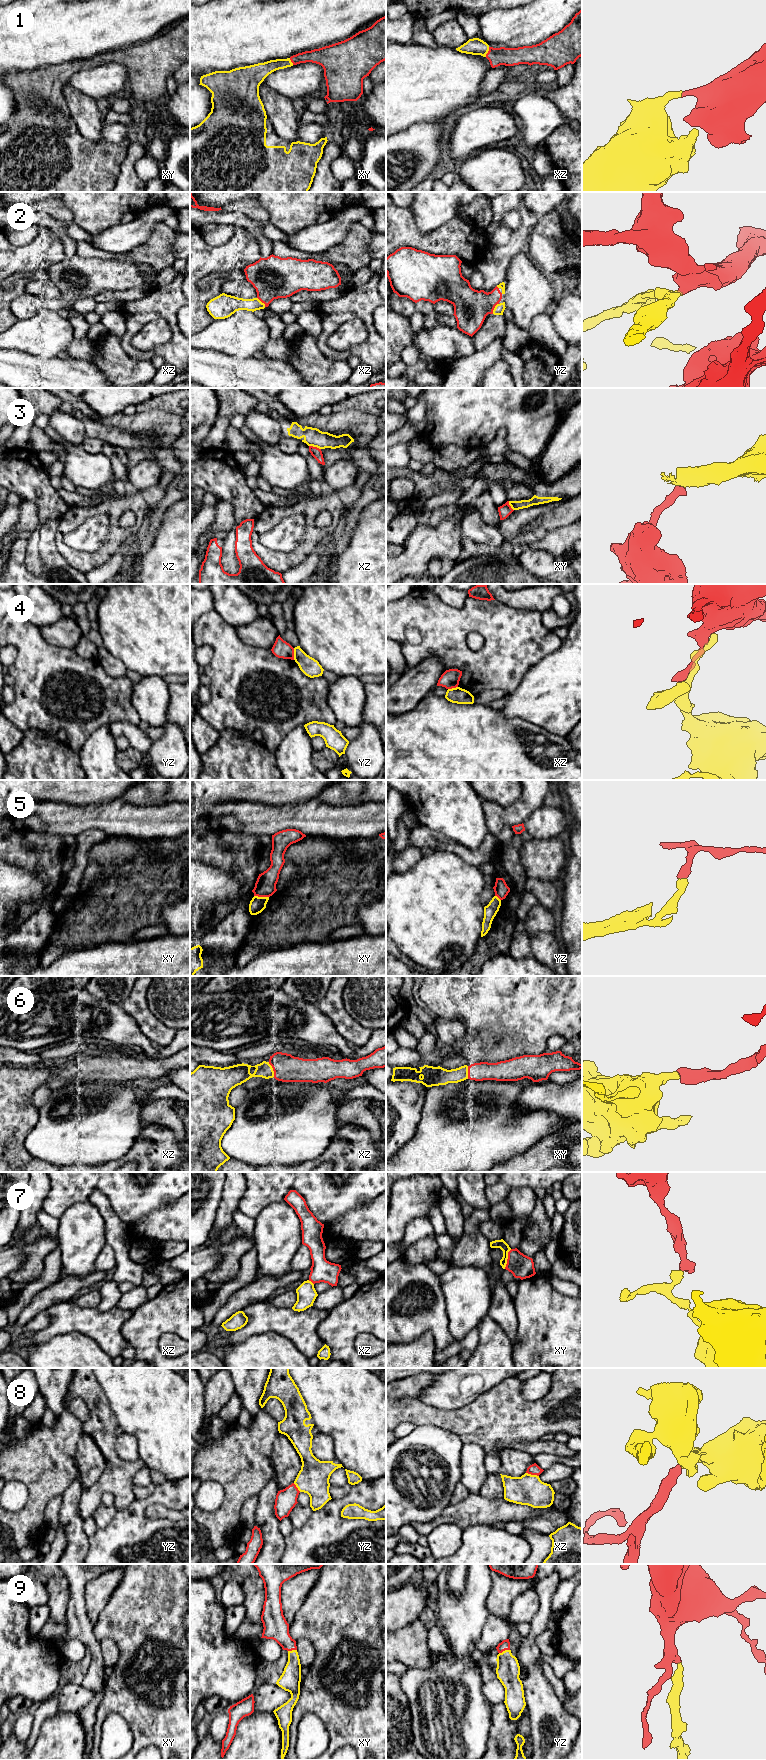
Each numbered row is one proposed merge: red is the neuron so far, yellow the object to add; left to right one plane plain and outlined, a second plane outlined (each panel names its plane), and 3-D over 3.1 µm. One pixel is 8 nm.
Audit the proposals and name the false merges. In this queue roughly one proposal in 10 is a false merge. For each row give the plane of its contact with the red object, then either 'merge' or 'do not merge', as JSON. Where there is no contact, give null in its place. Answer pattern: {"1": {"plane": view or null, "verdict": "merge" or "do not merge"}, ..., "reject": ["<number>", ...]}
{"1": {"plane": "xz", "verdict": "merge"}, "2": {"plane": "yz", "verdict": "merge"}, "3": {"plane": "xz", "verdict": "do not merge"}, "4": {"plane": "yz", "verdict": "do not merge"}, "5": {"plane": "xy", "verdict": "do not merge"}, "6": {"plane": "xz", "verdict": "merge"}, "7": {"plane": "xy", "verdict": "do not merge"}, "8": {"plane": "xz", "verdict": "merge"}, "9": {"plane": "yz", "verdict": "merge"}, "reject": ["3", "4", "5", "7"]}

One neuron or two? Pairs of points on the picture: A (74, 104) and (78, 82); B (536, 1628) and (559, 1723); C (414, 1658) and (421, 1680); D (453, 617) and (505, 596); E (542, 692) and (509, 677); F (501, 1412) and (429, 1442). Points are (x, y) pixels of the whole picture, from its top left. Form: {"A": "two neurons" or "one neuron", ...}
{"A": "two neurons", "B": "one neuron", "C": "two neurons", "D": "two neurons", "E": "two neurons", "F": "two neurons"}

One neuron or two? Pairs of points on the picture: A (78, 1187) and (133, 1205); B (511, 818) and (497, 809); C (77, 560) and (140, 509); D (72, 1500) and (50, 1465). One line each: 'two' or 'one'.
A: one
B: two
C: one
D: two

